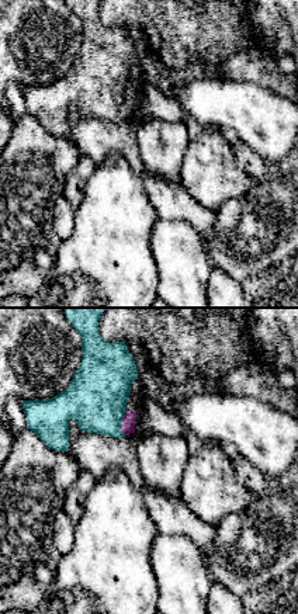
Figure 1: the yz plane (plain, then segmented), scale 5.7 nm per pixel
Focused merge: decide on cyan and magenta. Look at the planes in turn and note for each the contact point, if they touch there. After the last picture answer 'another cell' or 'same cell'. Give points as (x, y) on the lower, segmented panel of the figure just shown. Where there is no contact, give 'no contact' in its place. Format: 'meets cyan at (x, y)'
meets cyan at (121, 423)

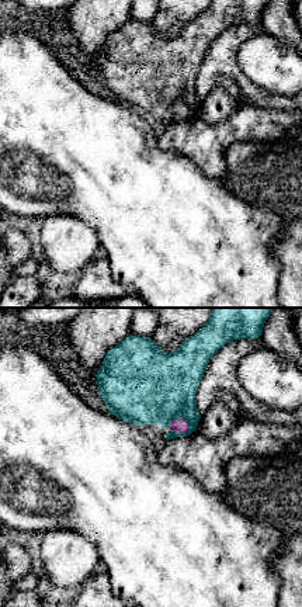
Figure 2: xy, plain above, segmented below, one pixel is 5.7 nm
meets cyan at (181, 418)

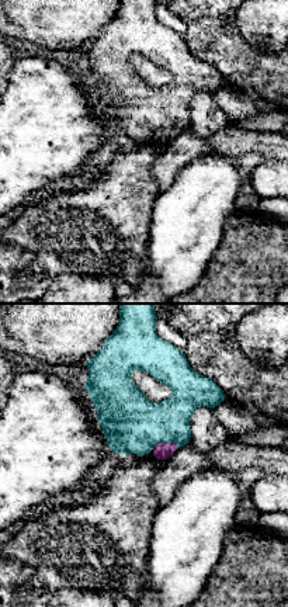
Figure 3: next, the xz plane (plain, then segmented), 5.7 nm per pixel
meets cyan at (165, 441)

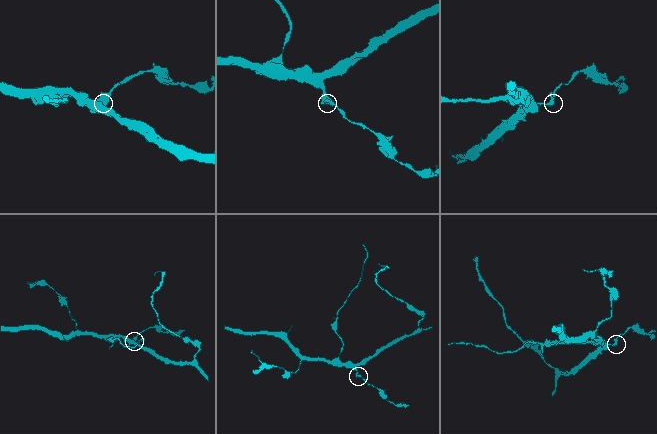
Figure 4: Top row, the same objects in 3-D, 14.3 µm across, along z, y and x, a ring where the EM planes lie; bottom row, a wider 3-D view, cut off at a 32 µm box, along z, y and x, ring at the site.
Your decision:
same cell

